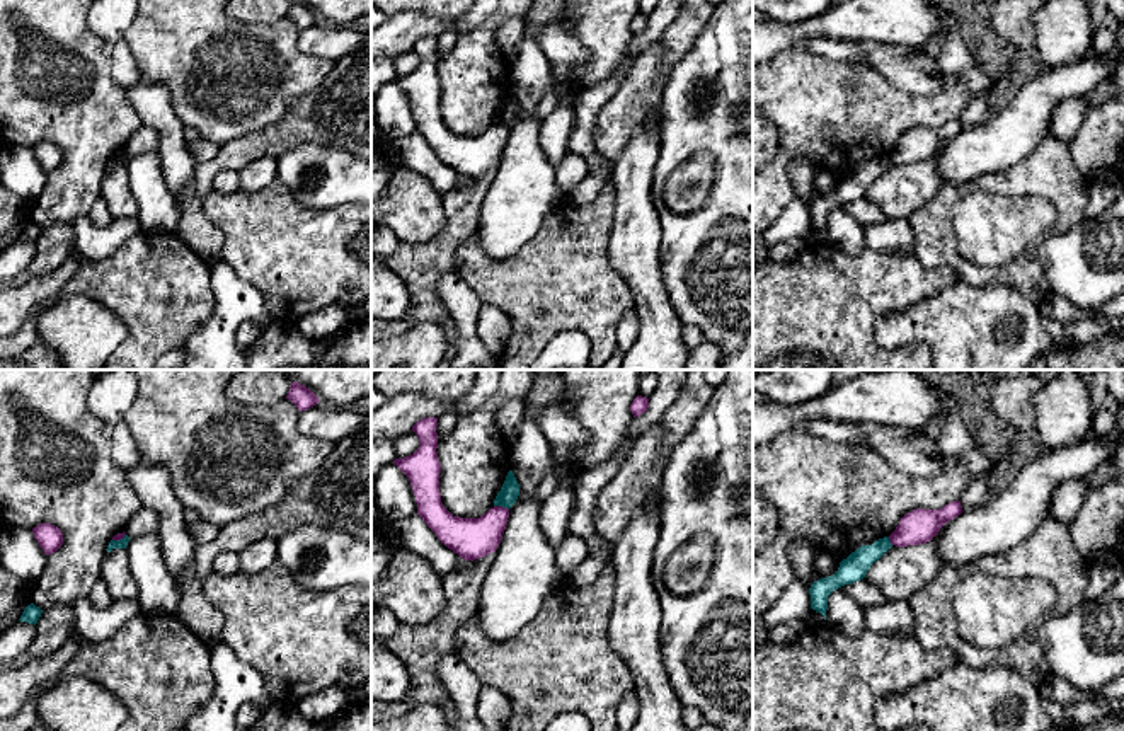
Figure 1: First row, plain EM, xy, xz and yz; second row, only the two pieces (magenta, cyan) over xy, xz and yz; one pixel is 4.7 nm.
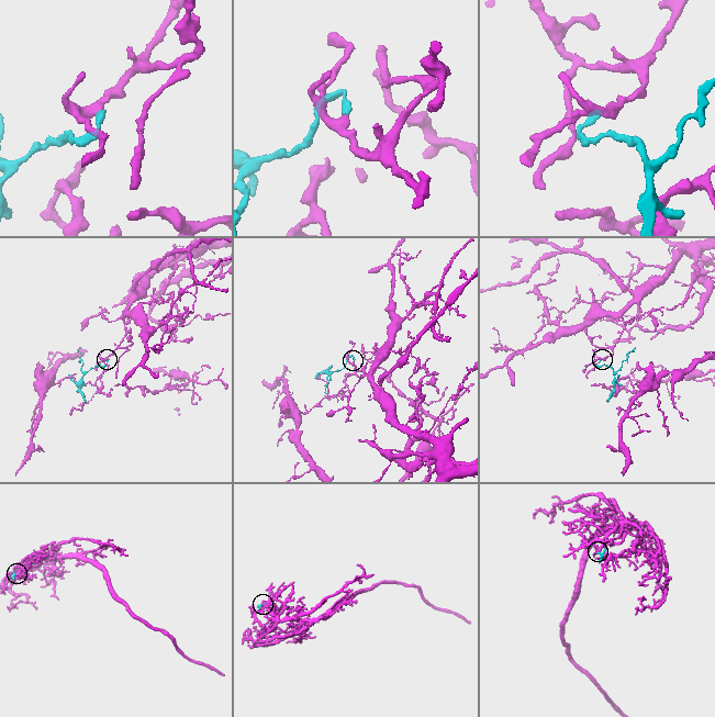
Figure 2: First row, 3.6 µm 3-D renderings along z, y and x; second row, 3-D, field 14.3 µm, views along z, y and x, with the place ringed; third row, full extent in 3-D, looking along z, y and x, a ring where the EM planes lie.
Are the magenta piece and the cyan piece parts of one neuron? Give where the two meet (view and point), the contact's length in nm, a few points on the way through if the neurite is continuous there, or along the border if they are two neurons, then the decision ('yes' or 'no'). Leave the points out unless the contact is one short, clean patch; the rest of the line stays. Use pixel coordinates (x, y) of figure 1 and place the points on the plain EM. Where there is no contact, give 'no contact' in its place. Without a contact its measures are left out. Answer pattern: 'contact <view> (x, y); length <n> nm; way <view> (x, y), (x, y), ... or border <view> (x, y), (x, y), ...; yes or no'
contact xz (501, 125); length 80 nm; border xz (494, 123), (508, 128); no

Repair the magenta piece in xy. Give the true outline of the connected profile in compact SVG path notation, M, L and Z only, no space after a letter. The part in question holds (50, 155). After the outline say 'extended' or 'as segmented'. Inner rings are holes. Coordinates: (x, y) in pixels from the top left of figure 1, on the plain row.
M41 141L32 147L34 157L46 174L56 170L63 162L63 152L51 141Z; as segmented

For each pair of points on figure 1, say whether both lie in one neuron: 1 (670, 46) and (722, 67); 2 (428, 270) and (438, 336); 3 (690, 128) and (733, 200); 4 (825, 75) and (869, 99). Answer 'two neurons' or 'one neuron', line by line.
1: two neurons
2: two neurons
3: one neuron
4: one neuron

